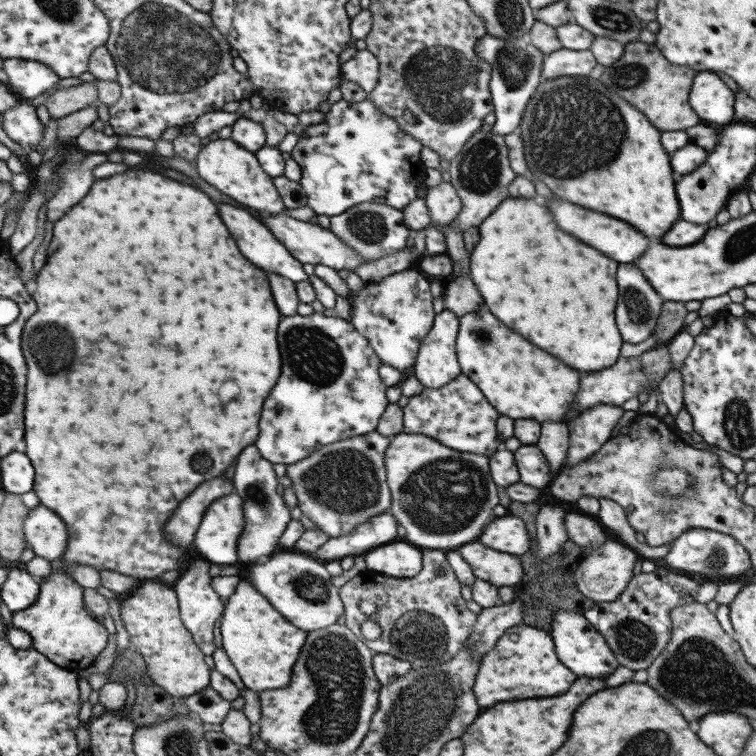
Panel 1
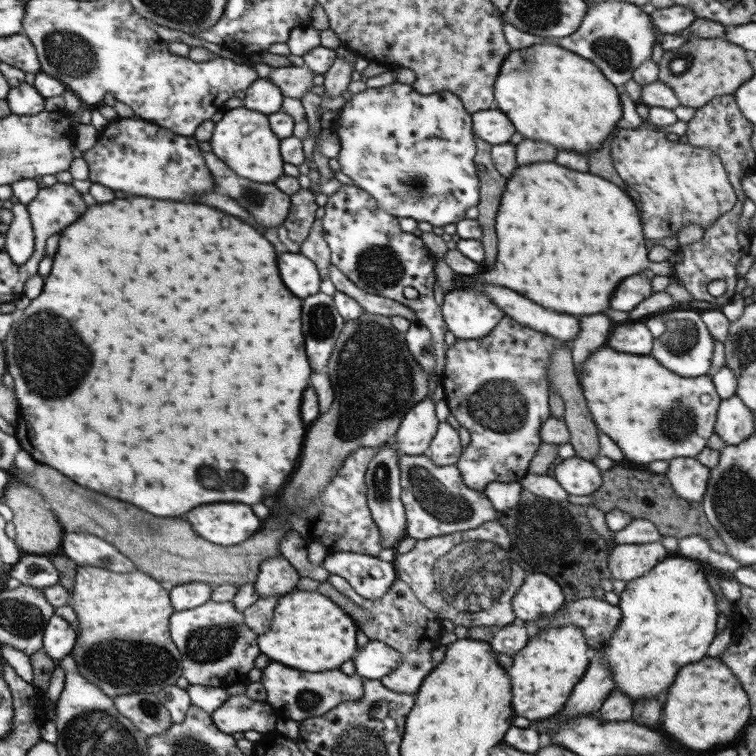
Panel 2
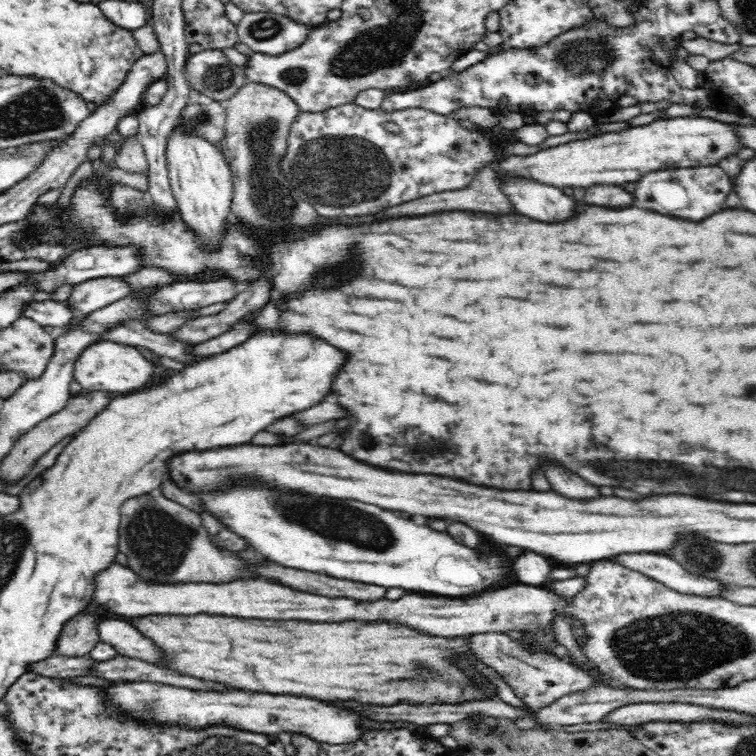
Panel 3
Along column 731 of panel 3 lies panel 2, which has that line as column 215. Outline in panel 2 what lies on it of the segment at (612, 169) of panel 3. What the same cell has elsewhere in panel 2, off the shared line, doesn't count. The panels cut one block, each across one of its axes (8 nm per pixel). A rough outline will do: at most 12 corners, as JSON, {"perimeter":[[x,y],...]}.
{"perimeter":[[224,109],[212,152],[242,178],[284,175],[267,114]]}

